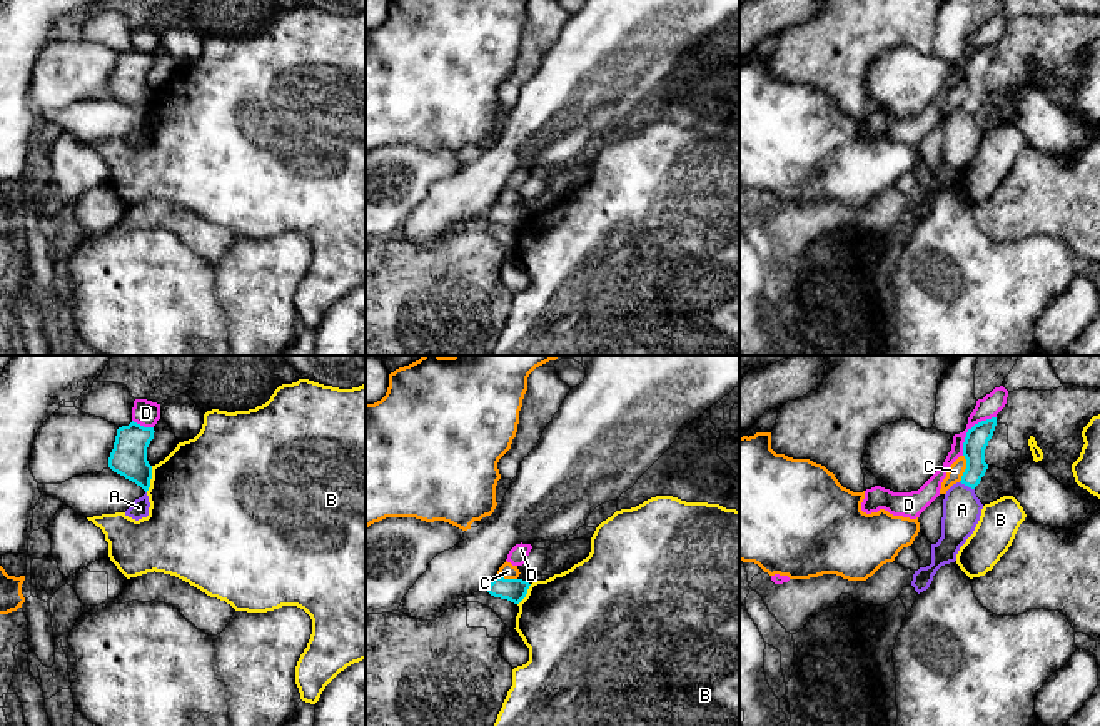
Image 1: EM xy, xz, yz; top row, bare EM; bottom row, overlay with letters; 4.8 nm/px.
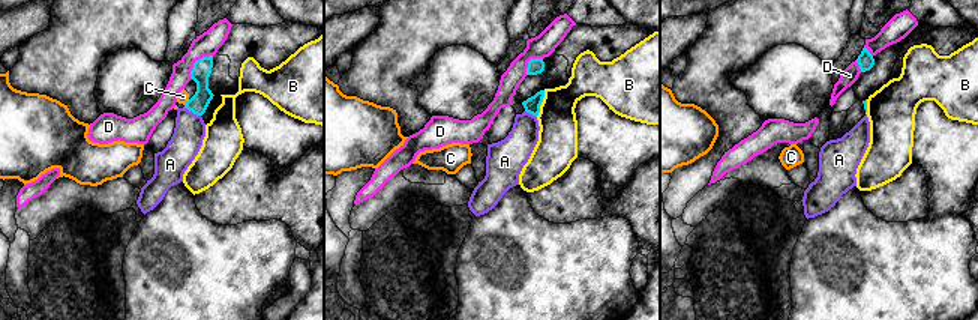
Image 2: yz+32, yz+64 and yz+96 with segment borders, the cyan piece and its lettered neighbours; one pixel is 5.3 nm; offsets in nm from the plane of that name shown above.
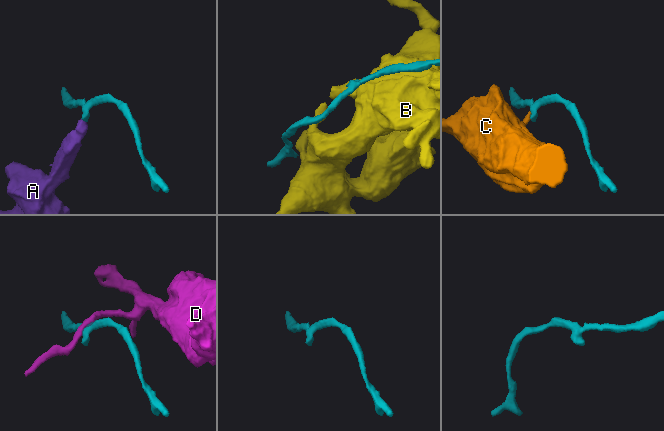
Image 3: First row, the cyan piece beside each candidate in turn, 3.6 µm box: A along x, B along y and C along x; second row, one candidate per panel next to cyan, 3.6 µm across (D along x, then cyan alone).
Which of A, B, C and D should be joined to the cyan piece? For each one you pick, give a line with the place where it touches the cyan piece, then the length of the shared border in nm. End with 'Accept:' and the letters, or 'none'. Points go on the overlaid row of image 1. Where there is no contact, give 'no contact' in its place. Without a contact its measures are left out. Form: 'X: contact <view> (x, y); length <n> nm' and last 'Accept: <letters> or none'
Accept: none

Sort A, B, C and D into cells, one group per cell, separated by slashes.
A / B / C / D

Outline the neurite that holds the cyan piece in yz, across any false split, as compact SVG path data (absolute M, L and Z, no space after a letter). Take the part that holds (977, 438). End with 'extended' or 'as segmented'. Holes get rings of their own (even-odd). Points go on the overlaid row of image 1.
M997 417L981 421L968 429L963 442L963 456L966 469L961 476L961 484L975 489L985 476L988 464L985 462L985 449L993 436Z; as segmented

